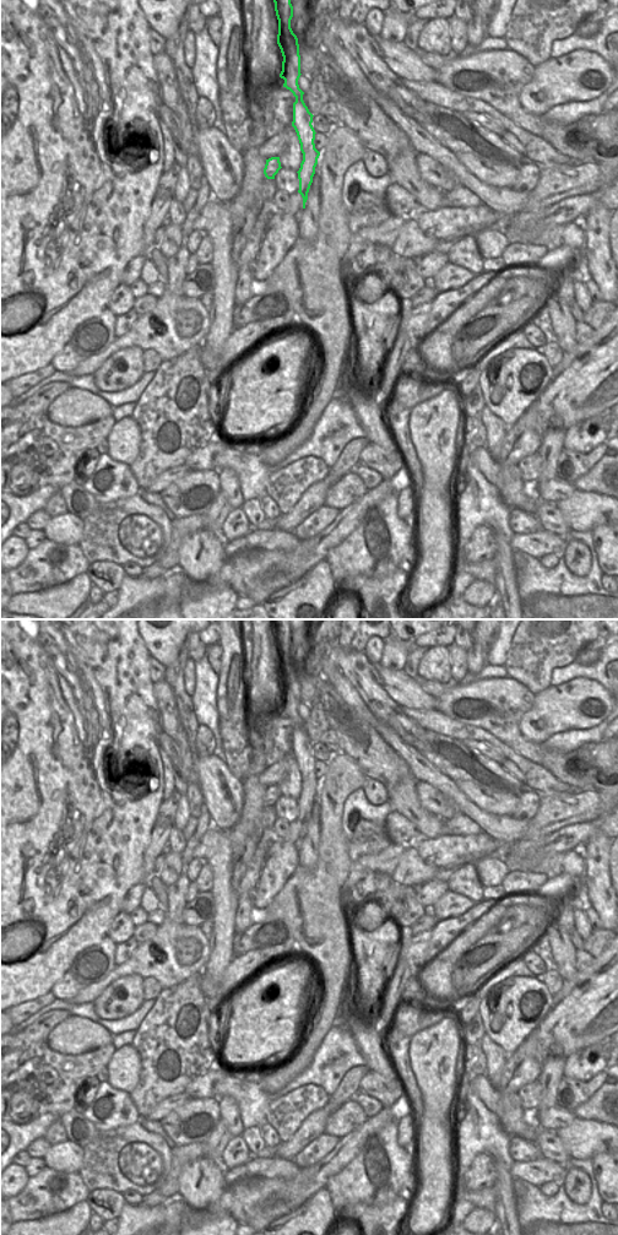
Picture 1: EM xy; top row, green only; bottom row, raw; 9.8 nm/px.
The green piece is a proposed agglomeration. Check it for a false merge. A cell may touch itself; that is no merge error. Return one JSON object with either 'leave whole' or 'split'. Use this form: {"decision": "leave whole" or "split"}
{"decision": "split"}

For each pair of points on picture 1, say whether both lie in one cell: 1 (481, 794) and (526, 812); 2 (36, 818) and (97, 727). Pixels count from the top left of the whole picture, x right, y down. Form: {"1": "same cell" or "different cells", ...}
{"1": "different cells", "2": "same cell"}

